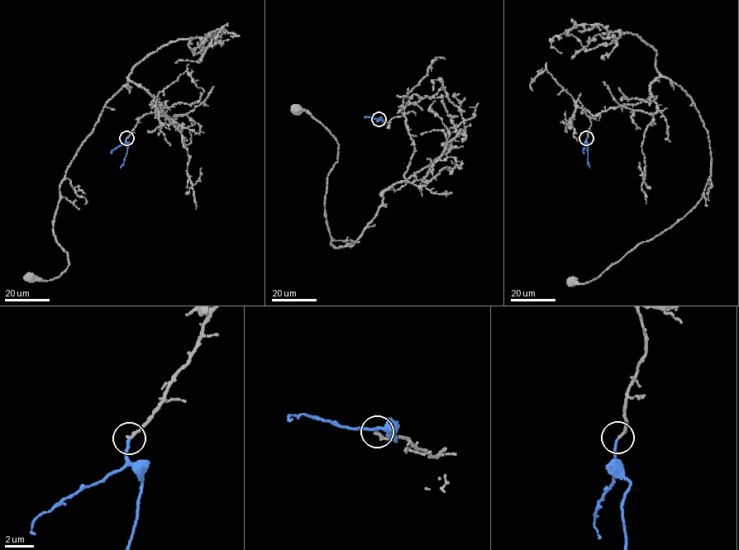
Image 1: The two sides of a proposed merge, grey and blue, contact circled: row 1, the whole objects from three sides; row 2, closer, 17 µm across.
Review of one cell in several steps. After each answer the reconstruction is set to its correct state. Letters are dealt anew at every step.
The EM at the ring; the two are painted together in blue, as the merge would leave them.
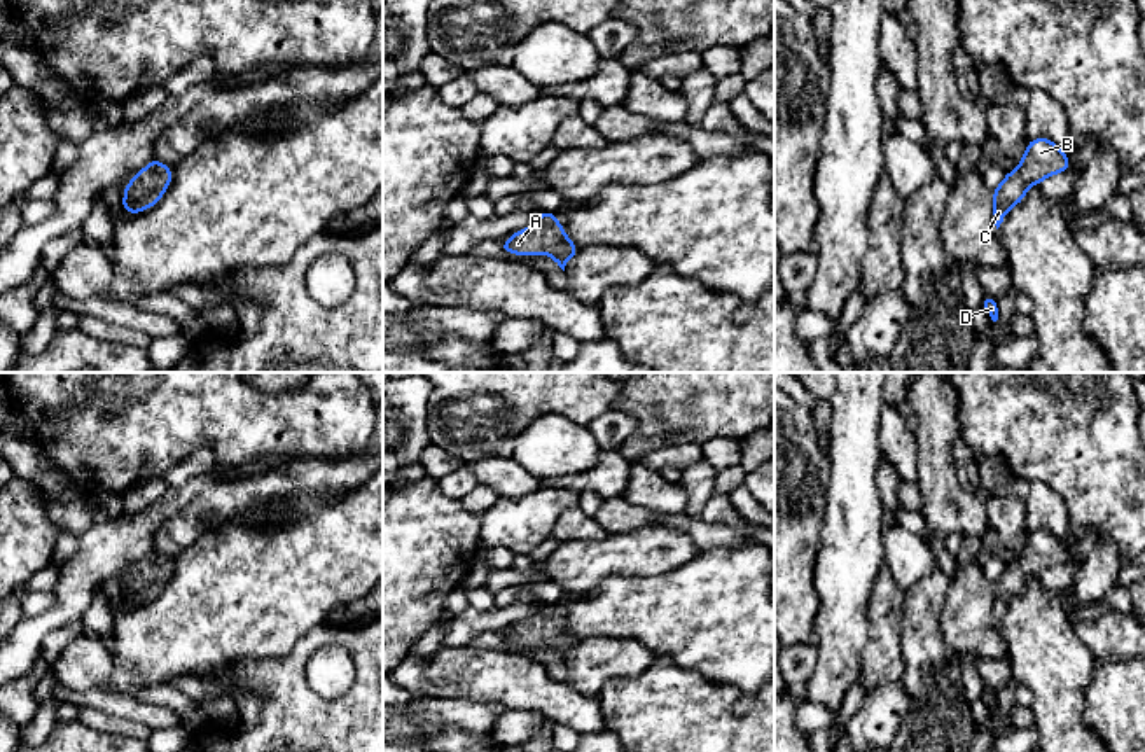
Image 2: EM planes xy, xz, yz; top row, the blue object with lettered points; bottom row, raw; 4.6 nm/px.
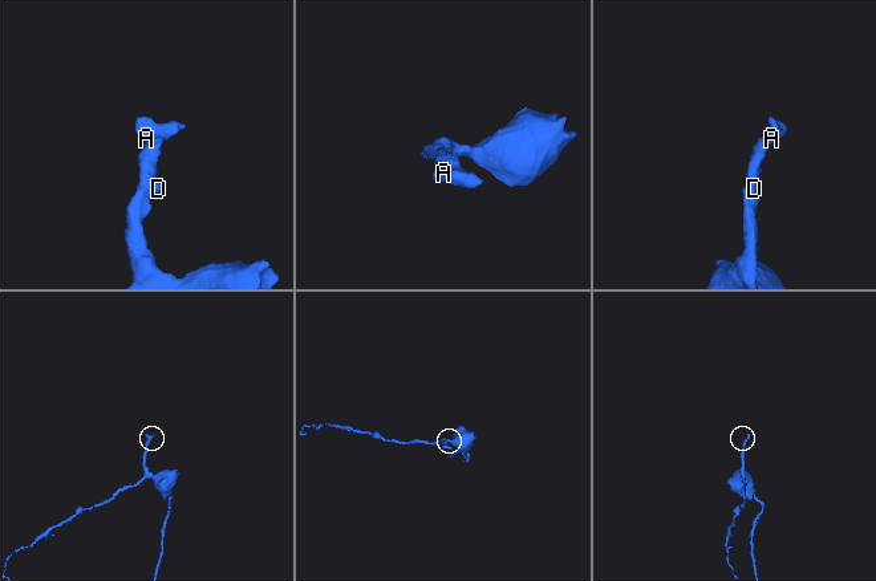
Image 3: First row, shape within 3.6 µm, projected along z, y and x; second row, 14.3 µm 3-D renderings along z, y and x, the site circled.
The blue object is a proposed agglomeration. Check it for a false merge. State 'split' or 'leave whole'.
leave whole

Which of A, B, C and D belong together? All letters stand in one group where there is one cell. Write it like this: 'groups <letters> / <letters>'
groups A B C D

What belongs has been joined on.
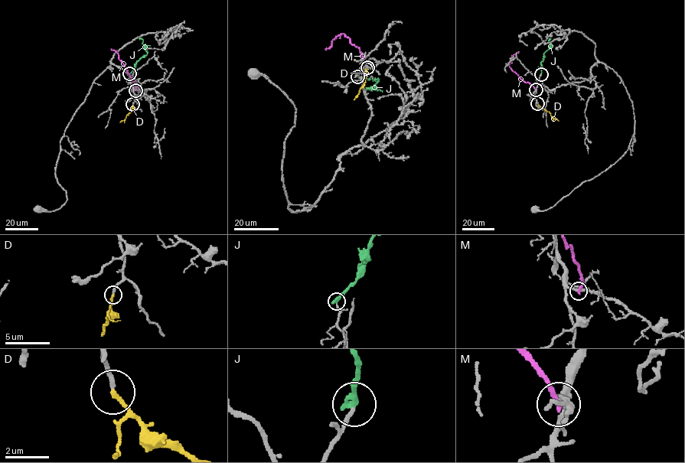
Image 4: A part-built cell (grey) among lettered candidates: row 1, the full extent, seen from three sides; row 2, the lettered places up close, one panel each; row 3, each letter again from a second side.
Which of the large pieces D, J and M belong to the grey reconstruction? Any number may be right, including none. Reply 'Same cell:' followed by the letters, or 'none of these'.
Same cell: D

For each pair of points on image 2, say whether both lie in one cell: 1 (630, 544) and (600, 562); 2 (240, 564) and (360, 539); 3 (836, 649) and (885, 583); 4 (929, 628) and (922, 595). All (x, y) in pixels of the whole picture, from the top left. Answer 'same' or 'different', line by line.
1: same
2: same
3: different
4: same

